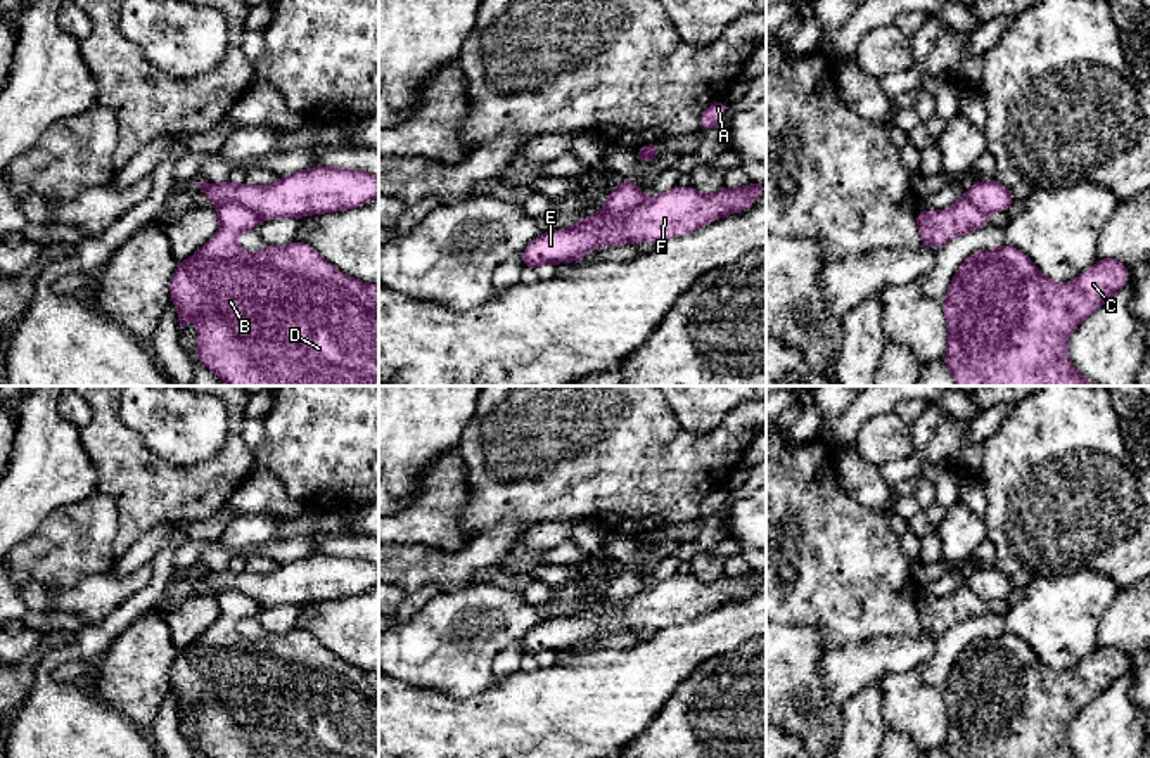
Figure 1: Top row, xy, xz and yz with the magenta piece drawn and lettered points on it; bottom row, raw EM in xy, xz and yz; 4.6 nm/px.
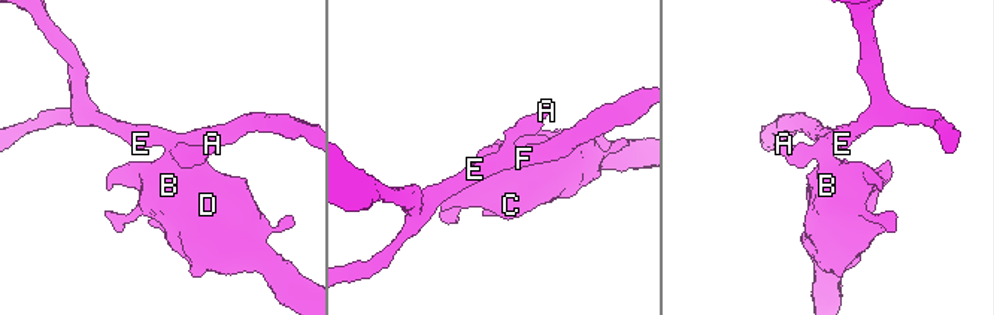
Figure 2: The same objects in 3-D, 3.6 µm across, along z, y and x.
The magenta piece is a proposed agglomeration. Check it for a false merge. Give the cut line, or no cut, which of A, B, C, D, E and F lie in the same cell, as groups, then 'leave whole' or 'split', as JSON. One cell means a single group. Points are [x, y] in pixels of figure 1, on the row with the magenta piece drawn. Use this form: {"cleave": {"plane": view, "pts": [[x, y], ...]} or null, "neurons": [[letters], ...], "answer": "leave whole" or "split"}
{"cleave": {"plane": "xy", "pts": [[215, 206], [225, 201], [237, 201], [261, 218]]}, "neurons": [["A", "B", "C", "D"], ["E", "F"]], "answer": "split"}

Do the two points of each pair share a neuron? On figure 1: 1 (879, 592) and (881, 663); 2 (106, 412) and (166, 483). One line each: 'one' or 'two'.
1: two
2: one

